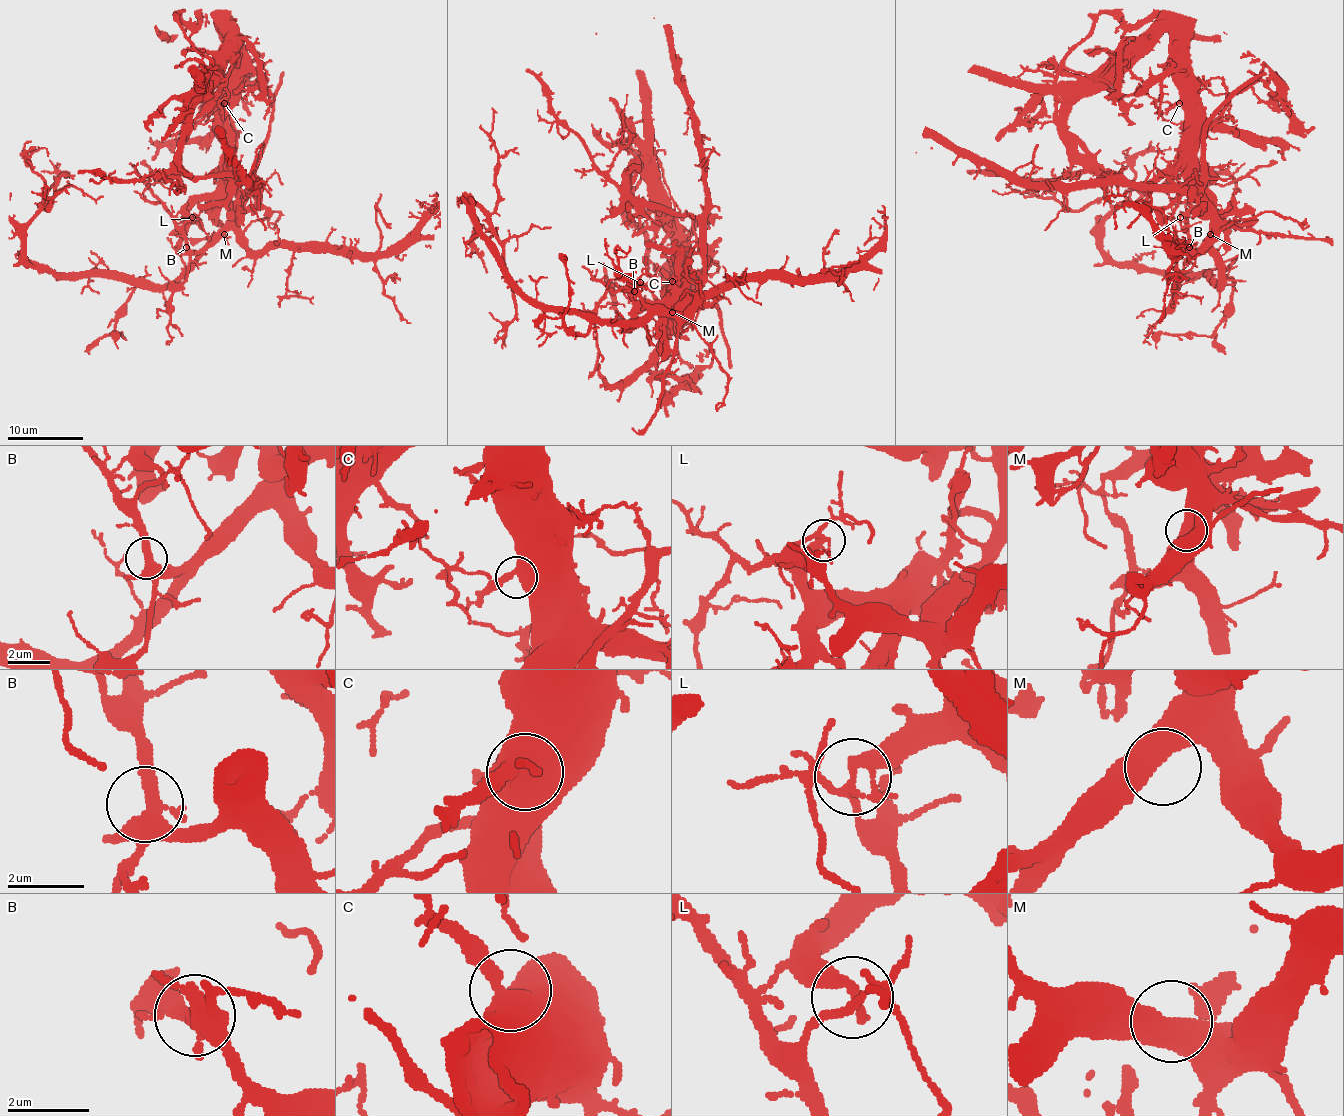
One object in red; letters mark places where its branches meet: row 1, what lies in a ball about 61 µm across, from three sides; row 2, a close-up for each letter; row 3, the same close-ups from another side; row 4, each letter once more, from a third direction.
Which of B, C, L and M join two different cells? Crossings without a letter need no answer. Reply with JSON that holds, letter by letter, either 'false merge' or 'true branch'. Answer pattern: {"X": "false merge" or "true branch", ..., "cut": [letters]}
{"B": "true branch", "C": "true branch", "L": "false merge", "M": "true branch", "cut": ["L"]}

